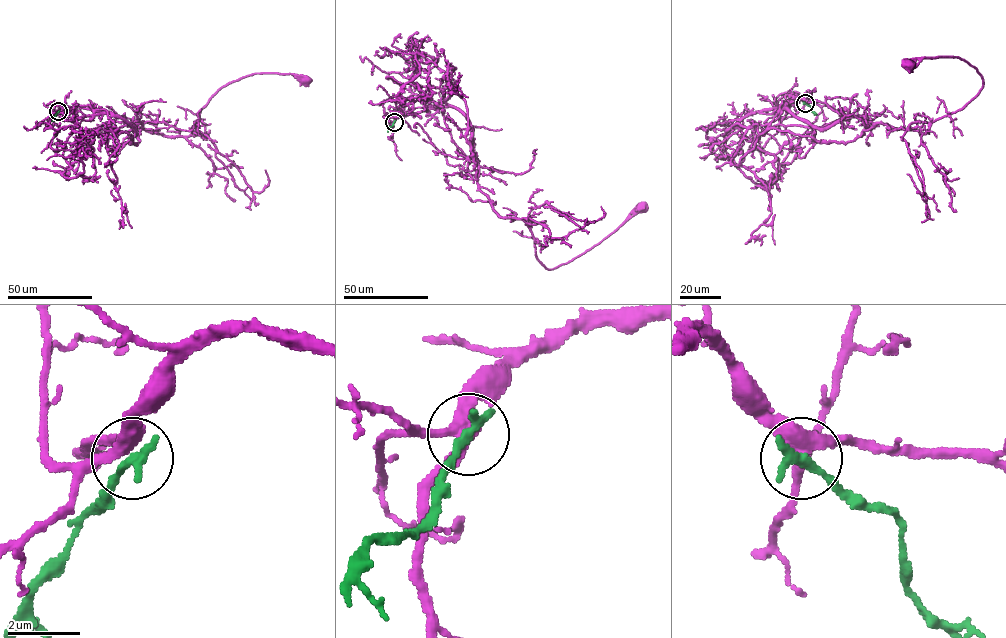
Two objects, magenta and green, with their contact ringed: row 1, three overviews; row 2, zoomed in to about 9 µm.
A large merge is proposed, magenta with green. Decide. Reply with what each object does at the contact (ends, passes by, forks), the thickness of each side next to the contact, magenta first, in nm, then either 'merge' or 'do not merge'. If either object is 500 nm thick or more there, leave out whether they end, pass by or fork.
magenta forks there; green ends there; 360 nm thick on the magenta side, 320 nm on the other; do not merge

